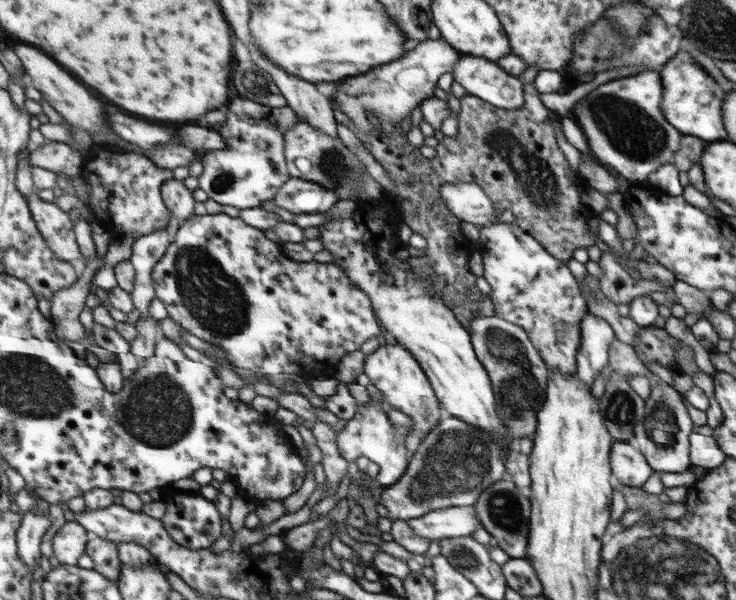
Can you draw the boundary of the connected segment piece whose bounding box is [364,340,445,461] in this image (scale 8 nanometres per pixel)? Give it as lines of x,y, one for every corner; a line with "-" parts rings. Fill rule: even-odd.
398,341
379,348
365,358
364,374
369,376
371,383
383,393
388,408
400,410
412,419
414,427
406,432
408,438
406,448
409,450
410,461
419,448
419,444
427,437
427,434
438,424
445,412
442,403
435,394
435,389
430,388
426,371
419,365
418,359
406,347
402,347

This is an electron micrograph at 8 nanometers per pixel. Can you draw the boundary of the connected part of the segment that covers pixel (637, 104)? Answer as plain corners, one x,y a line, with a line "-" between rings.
659,71
642,72
598,86
573,108
573,116
600,164
616,170
623,178
635,184
645,180
650,172
662,164
673,164
674,153
684,136
664,118
661,111
662,94

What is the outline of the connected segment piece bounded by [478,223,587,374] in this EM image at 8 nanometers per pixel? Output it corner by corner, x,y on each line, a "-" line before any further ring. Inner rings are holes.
516,223
482,227
478,242
483,278
491,286
495,315
522,327
542,360
554,372
575,374
580,323
587,314
572,272

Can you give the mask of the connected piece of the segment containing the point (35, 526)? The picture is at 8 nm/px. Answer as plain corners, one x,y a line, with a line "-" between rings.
32,510
25,513
24,524
19,530
19,553
29,568
38,570
42,566
42,542
46,532
53,527
49,514
37,514

